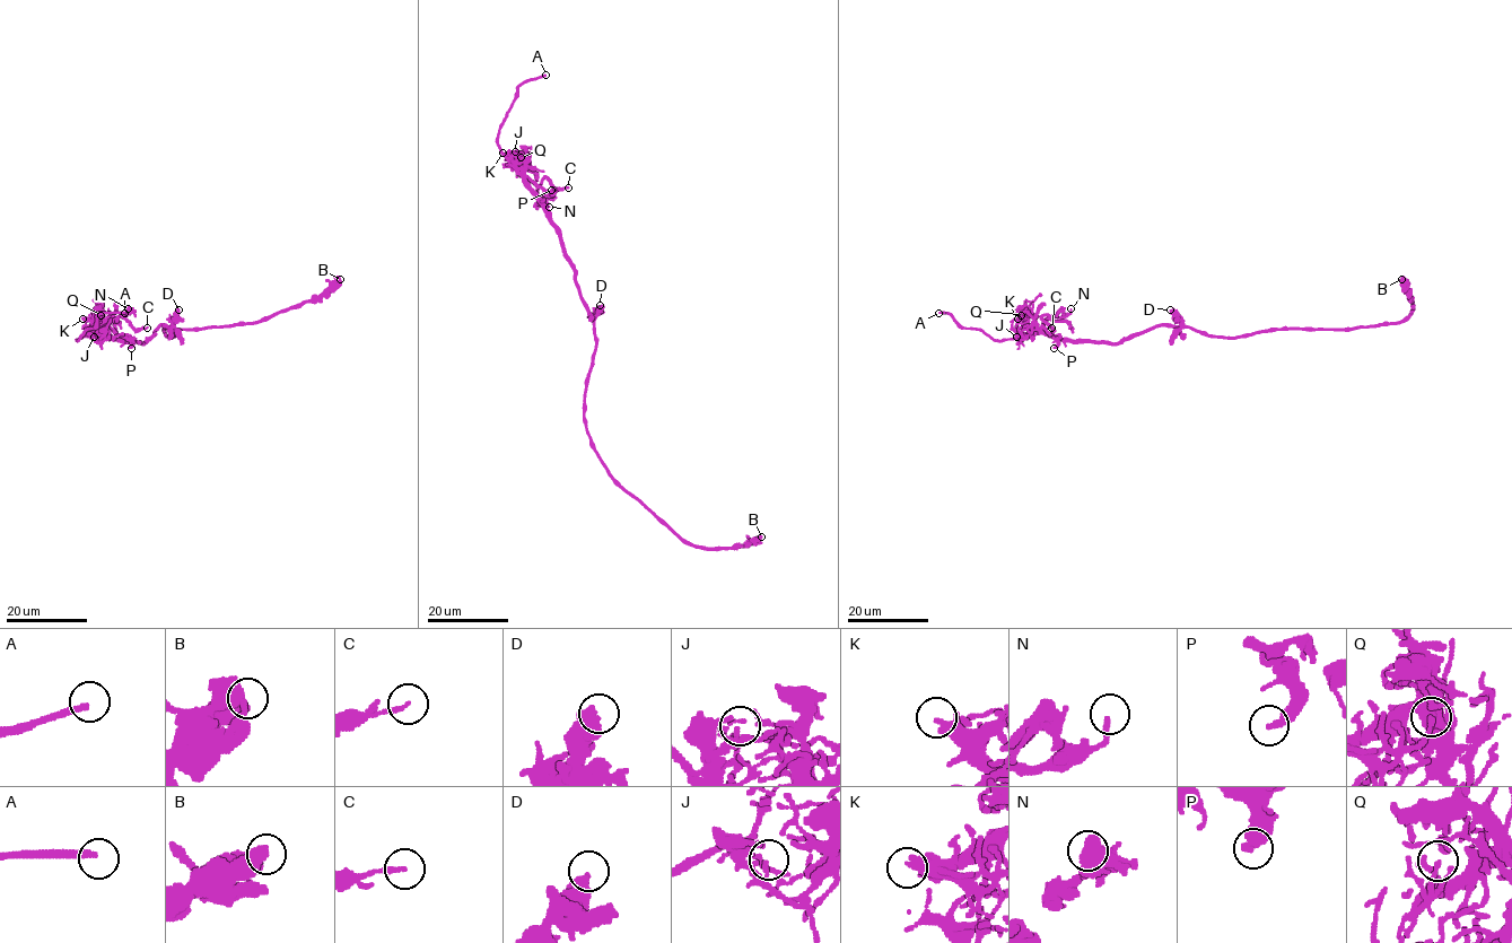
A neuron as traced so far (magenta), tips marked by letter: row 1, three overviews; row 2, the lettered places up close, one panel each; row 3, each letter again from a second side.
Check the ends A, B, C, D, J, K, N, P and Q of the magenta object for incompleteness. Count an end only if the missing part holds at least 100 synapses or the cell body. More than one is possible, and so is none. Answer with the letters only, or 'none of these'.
A

